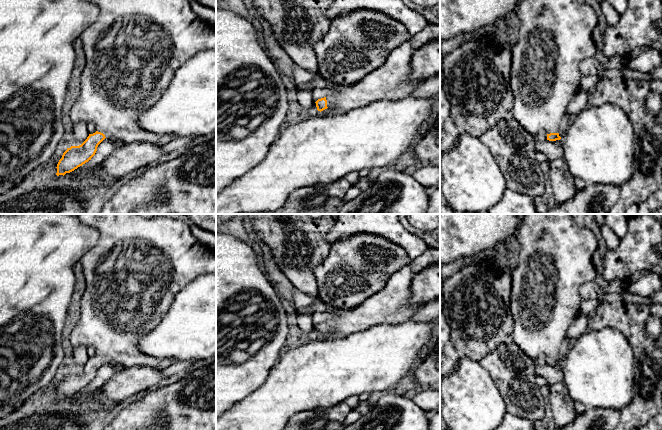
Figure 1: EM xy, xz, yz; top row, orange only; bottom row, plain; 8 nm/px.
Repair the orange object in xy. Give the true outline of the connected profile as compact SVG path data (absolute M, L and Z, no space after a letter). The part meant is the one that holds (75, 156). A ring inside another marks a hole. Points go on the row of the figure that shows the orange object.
M86 0L90 3L93 3L98 6L99 14L96 20L87 27L79 36L80 41L83 45L84 56L86 59L85 67L82 71L80 78L80 95L73 107L71 108L70 113L68 114L71 123L75 125L79 122L85 122L86 124L92 122L96 128L96 132L89 134L87 139L79 146L71 146L63 153L62 158L57 164L57 173L56 175L65 175L70 173L82 166L95 155L98 145L105 138L115 138L122 141L124 144L133 143L133 142L147 142L150 144L164 146L169 143L171 140L177 138L175 135L165 135L165 134L154 134L152 132L146 131L140 128L137 124L137 115L136 111L140 110L145 112L149 107L156 103L163 93L167 90L170 85L171 80L174 77L175 72L184 65L193 55L202 51L202 50L216 50L216 30L213 26L208 24L203 19L199 18L195 12L191 9L189 0Z

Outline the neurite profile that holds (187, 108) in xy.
M202 50L175 72L159 100L137 115L140 128L154 134L200 137L216 131L216 50Z

